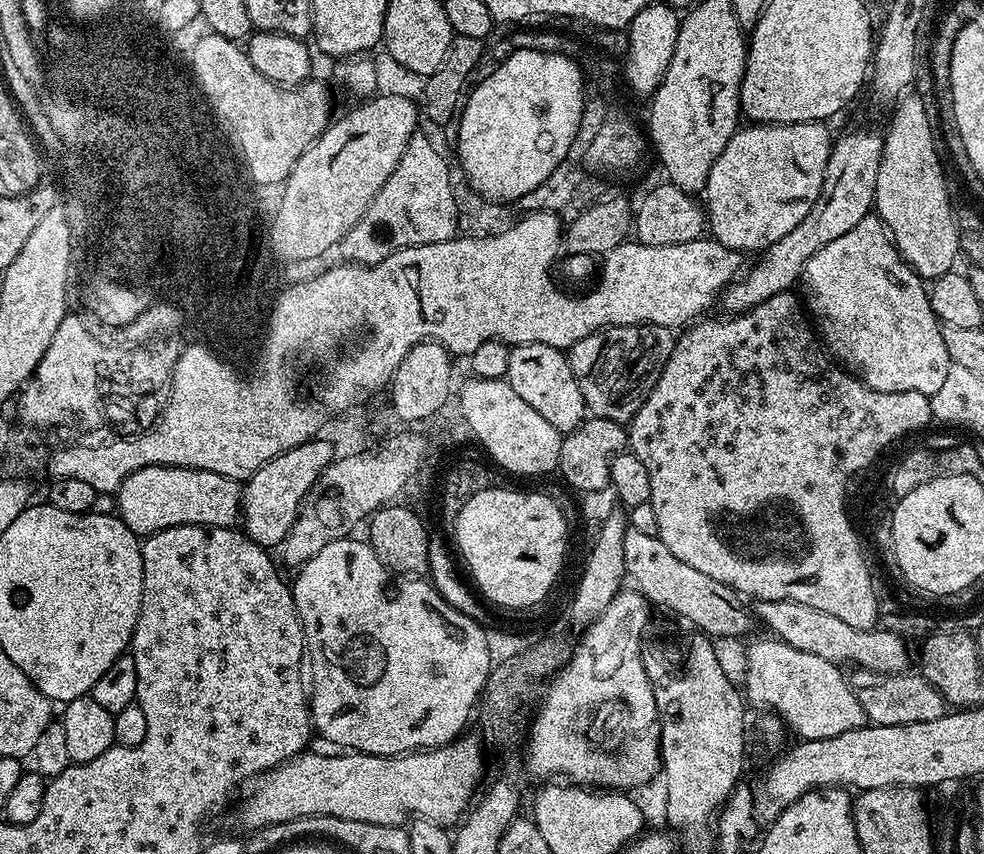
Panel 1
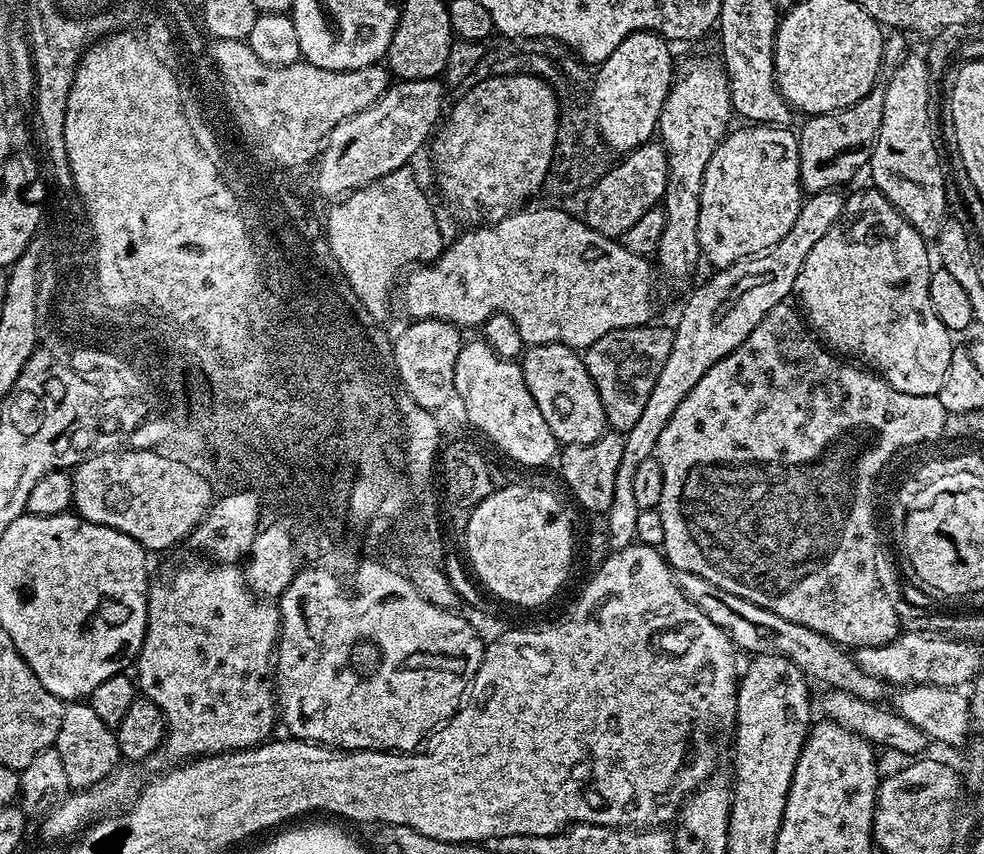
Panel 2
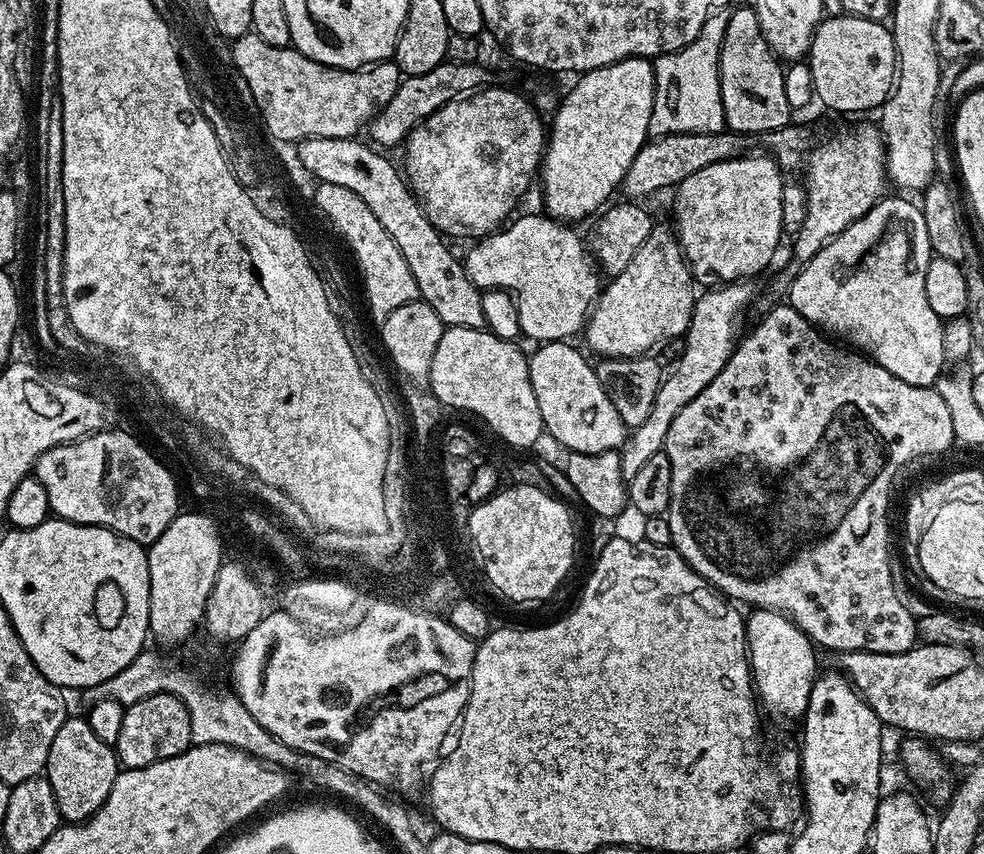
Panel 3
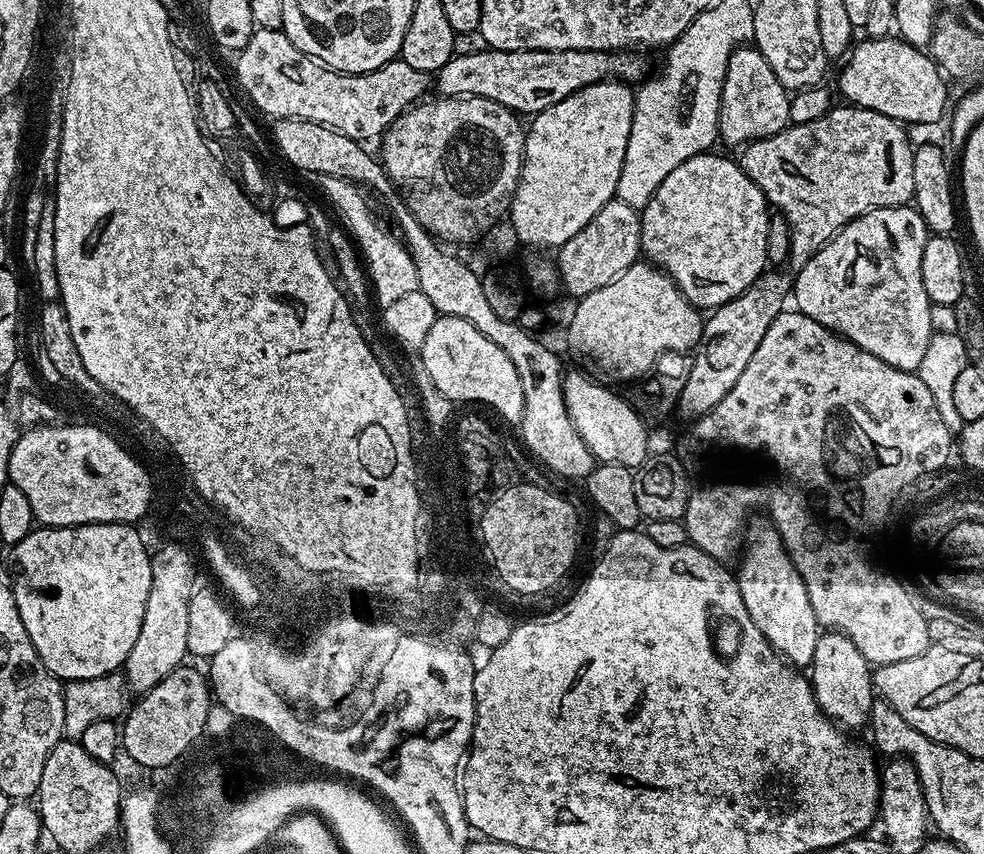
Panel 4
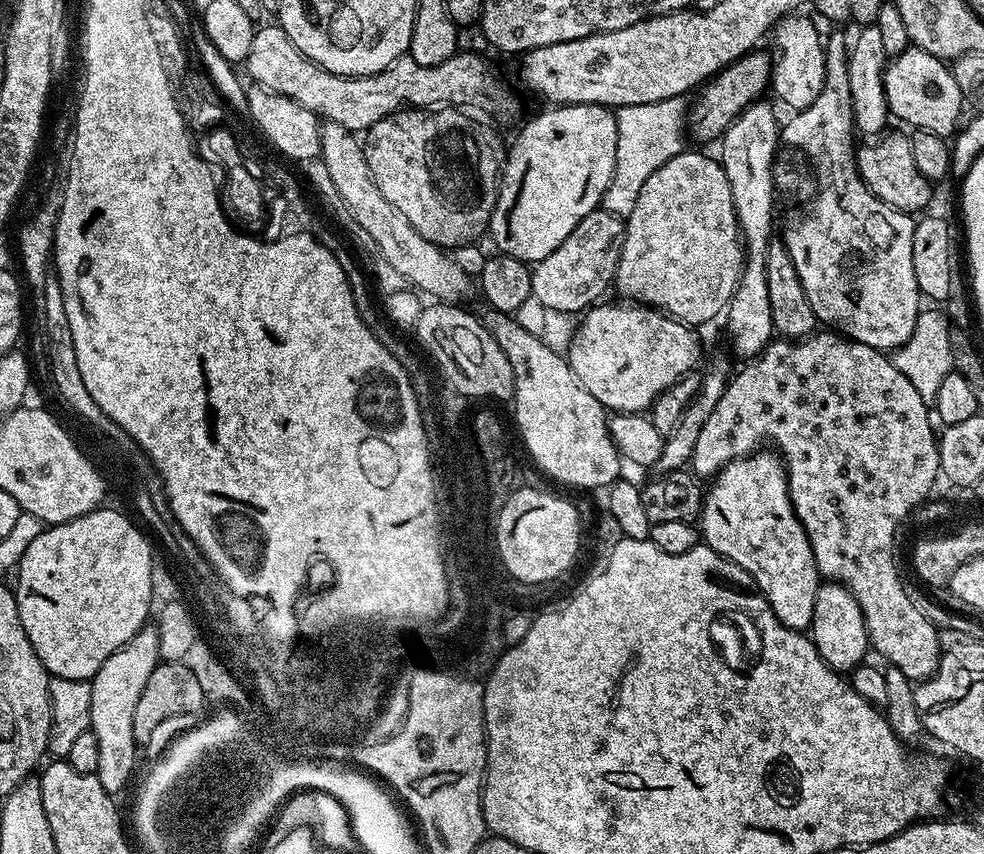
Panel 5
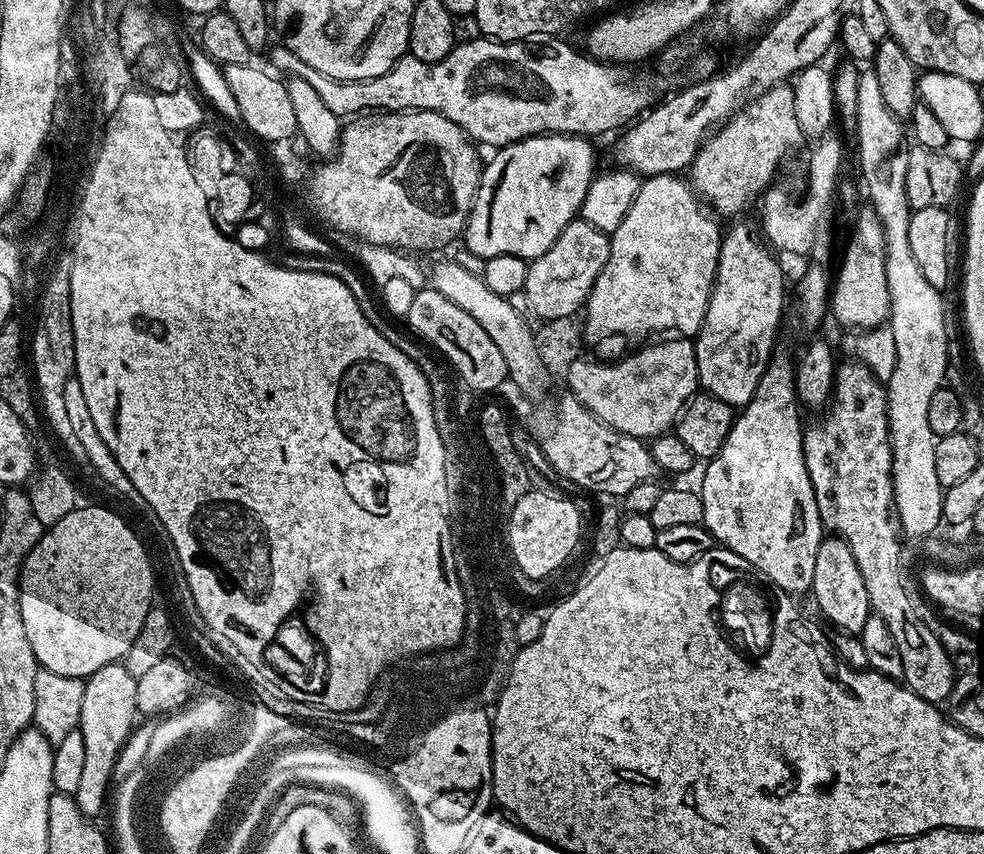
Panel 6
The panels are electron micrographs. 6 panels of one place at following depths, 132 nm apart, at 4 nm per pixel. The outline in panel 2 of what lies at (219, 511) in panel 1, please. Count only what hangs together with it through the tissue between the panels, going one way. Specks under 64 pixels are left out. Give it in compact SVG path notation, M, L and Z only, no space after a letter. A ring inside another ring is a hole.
M147 448L97 452L77 464L72 477L72 503L84 520L110 526L138 542L149 553L172 548L179 540L187 541L214 503L214 491L202 475L190 470L189 465L166 458L163 451Z

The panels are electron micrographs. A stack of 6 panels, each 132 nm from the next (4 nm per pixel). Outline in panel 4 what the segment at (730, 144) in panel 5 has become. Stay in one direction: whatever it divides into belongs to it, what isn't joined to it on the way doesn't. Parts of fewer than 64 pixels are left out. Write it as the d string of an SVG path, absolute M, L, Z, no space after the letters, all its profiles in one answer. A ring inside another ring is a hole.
M745 46L734 50L734 54L730 54L730 62L726 66L726 78L722 86L719 139L725 140L728 144L743 146L750 143L751 140L764 140L767 136L778 134L790 123L788 118L790 114L789 99L789 89L784 88L780 79L774 74L774 70L770 70L770 62L766 62L766 58L760 53L759 48Z

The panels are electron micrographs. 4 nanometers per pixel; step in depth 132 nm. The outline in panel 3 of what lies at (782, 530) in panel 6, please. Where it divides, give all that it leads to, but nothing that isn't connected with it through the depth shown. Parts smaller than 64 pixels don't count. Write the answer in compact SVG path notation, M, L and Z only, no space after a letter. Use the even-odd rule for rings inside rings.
M756 608L746 616L746 635L748 637L748 667L752 669L752 682L763 715L776 724L788 724L791 720L799 721L808 708L810 690L814 686L818 669L816 669L817 645L792 621L790 616L776 612L772 608Z

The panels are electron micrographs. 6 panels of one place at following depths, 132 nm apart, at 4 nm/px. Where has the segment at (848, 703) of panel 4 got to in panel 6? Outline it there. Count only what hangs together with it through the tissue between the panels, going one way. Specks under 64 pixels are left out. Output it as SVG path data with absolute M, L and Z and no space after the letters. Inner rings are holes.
M829 535L818 546L818 558L814 558L814 582L810 593L816 599L820 612L833 624L833 629L858 634L873 615L872 603L866 594L866 582L862 582L862 570L854 562L854 554L846 542L838 536Z

